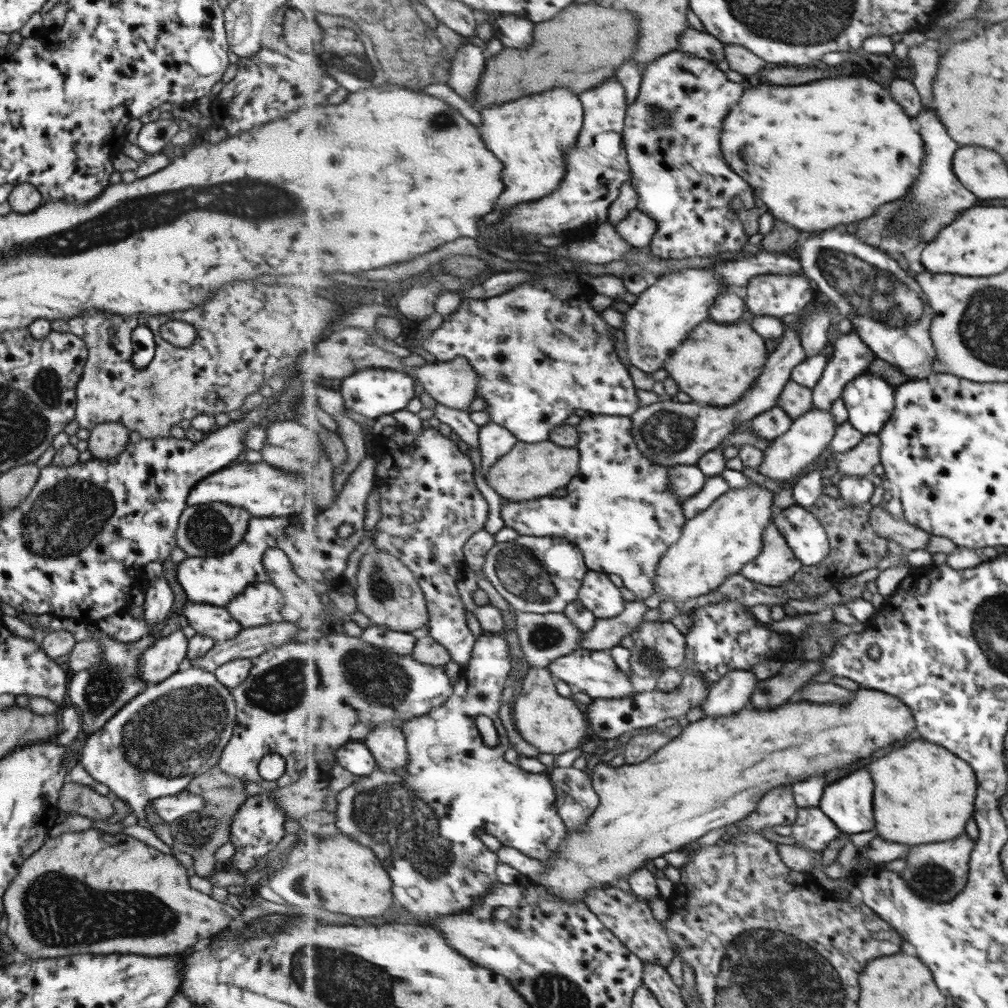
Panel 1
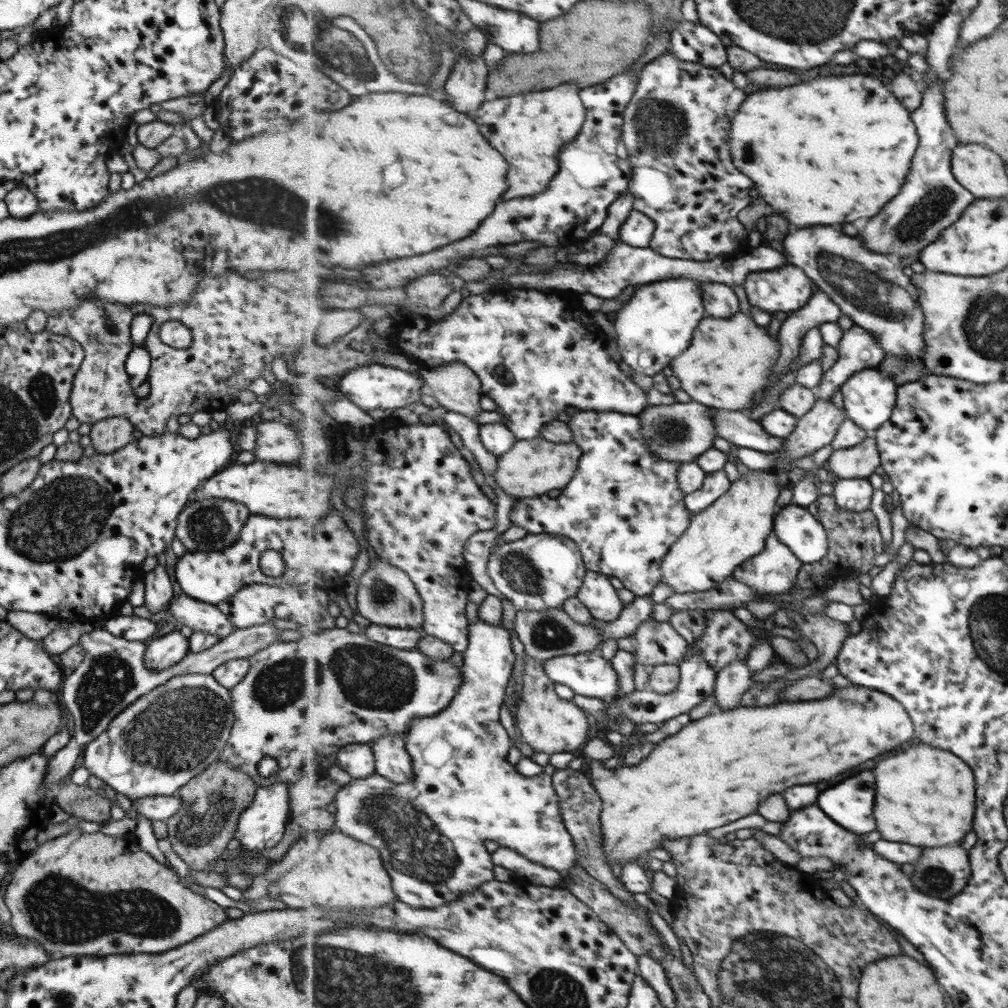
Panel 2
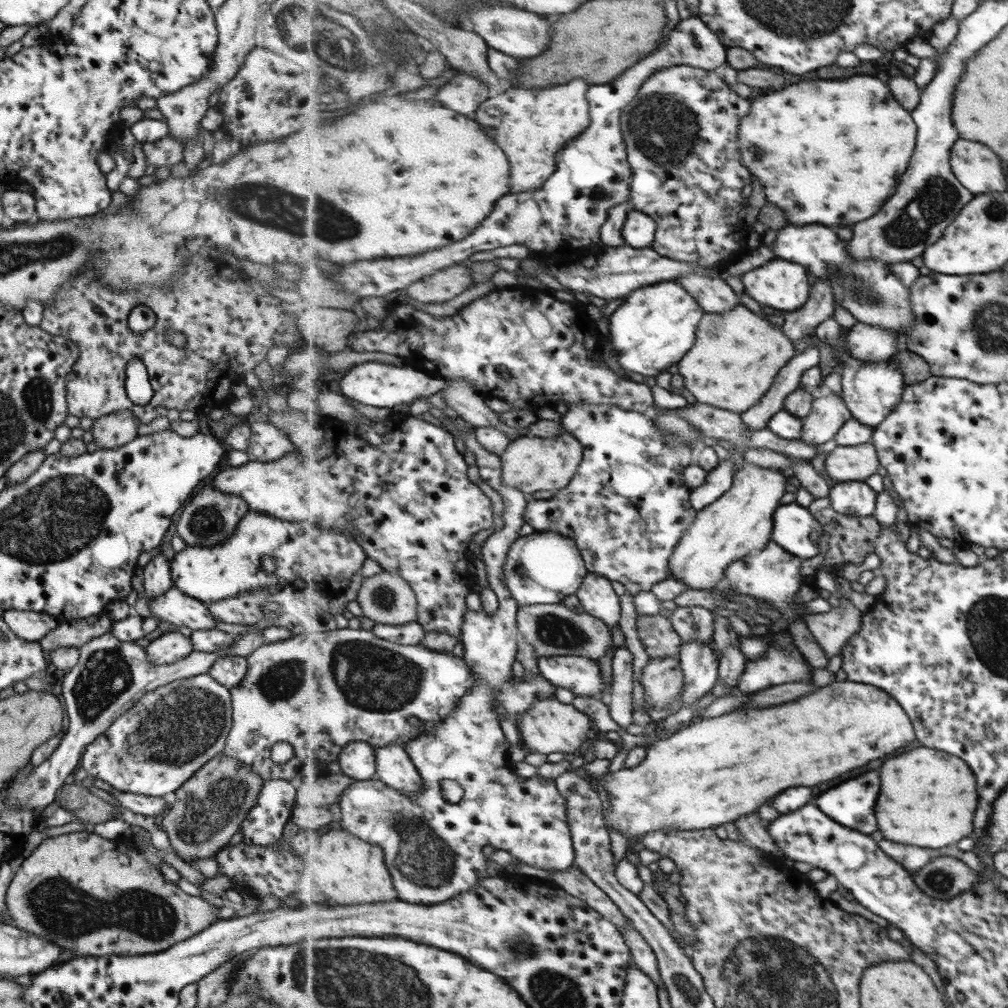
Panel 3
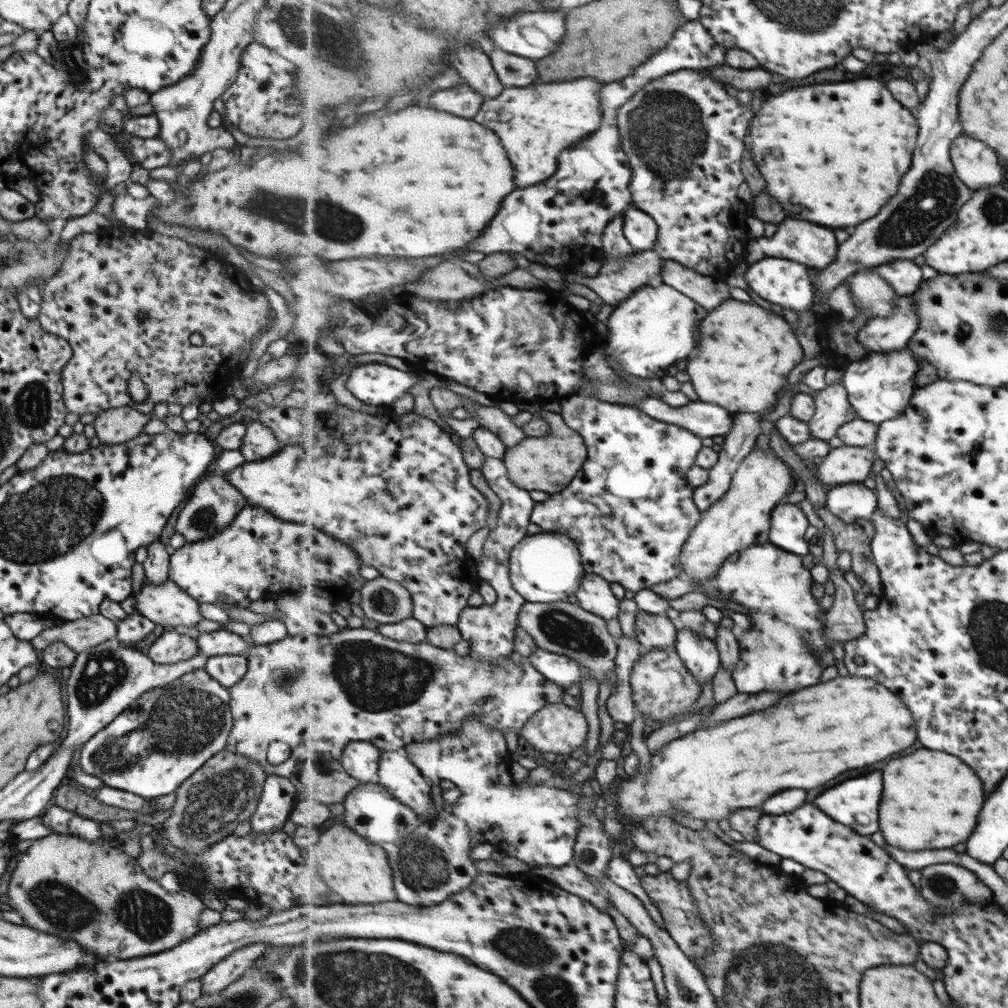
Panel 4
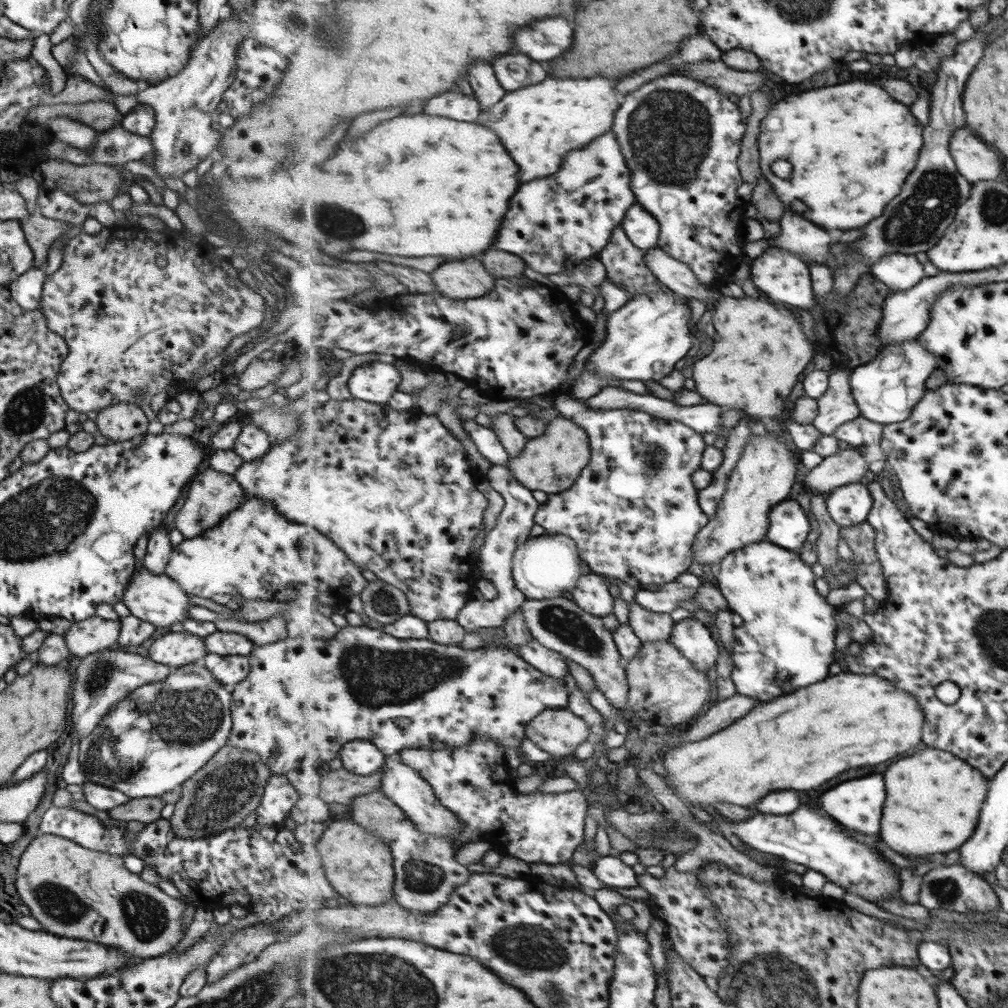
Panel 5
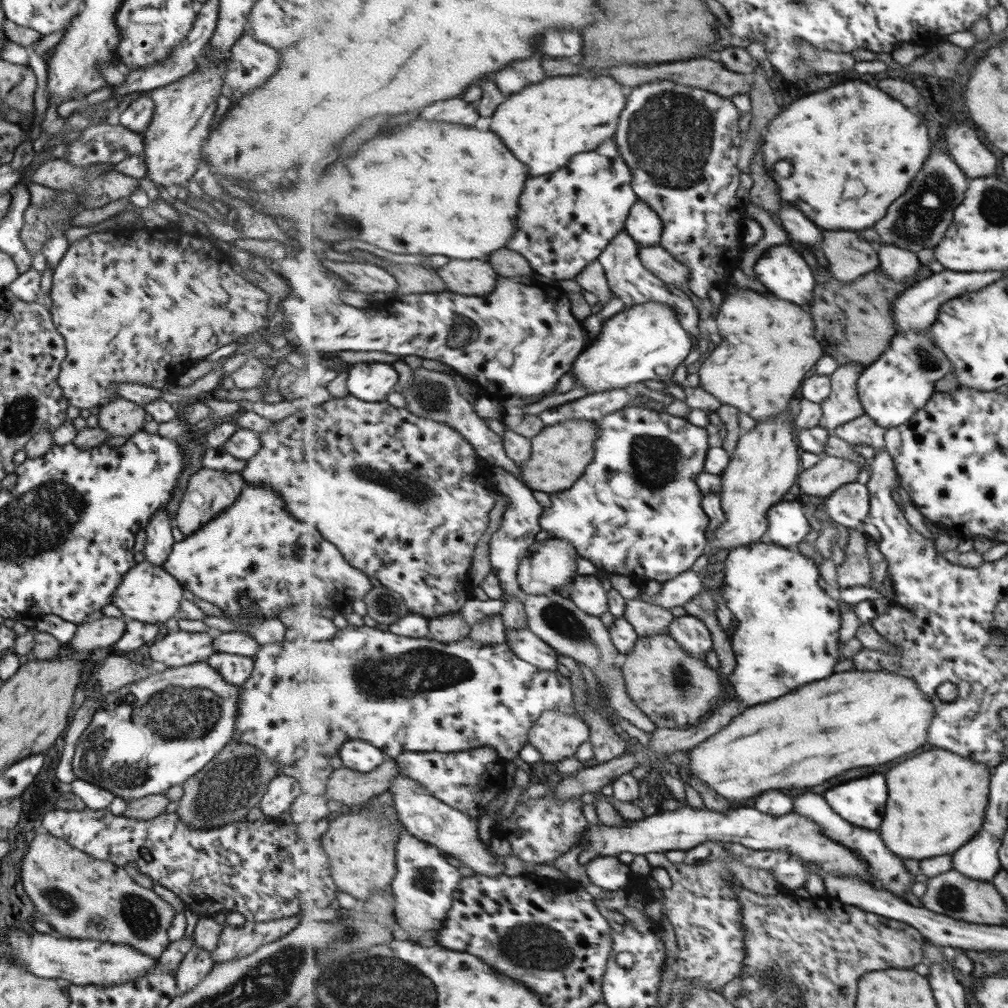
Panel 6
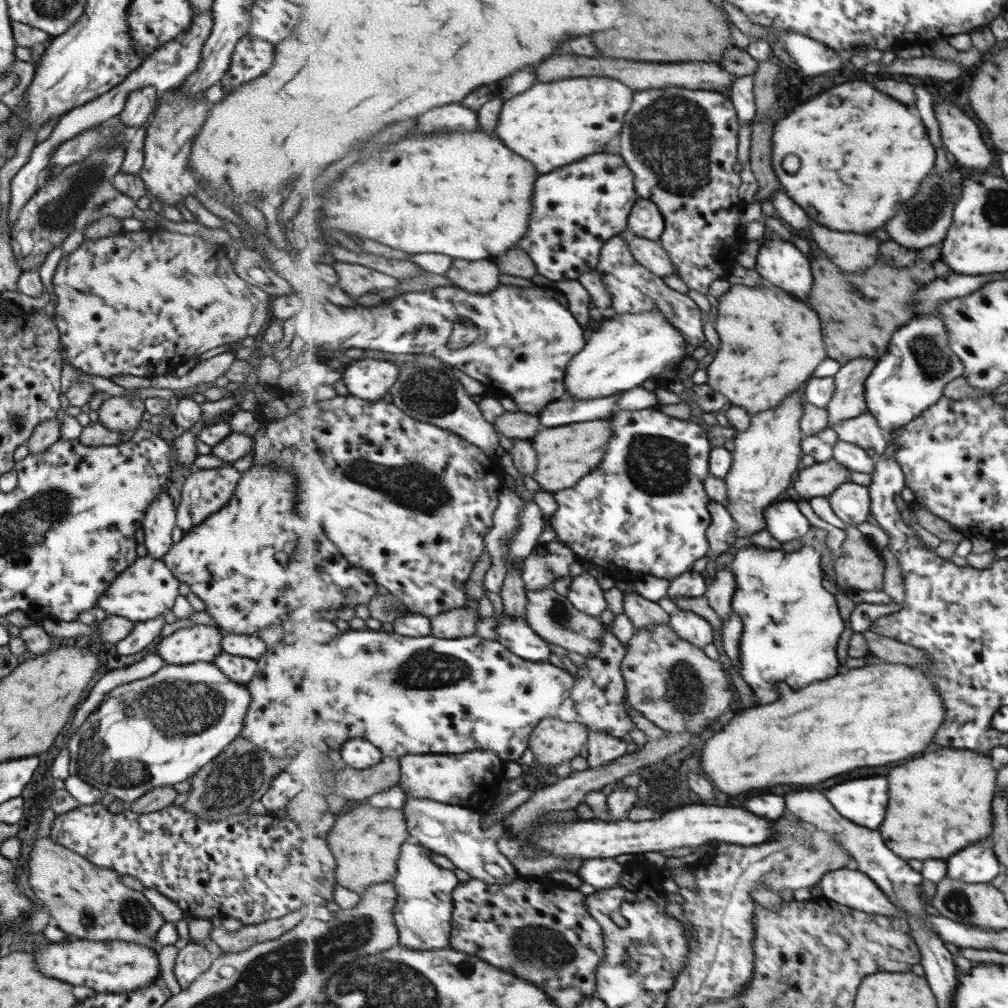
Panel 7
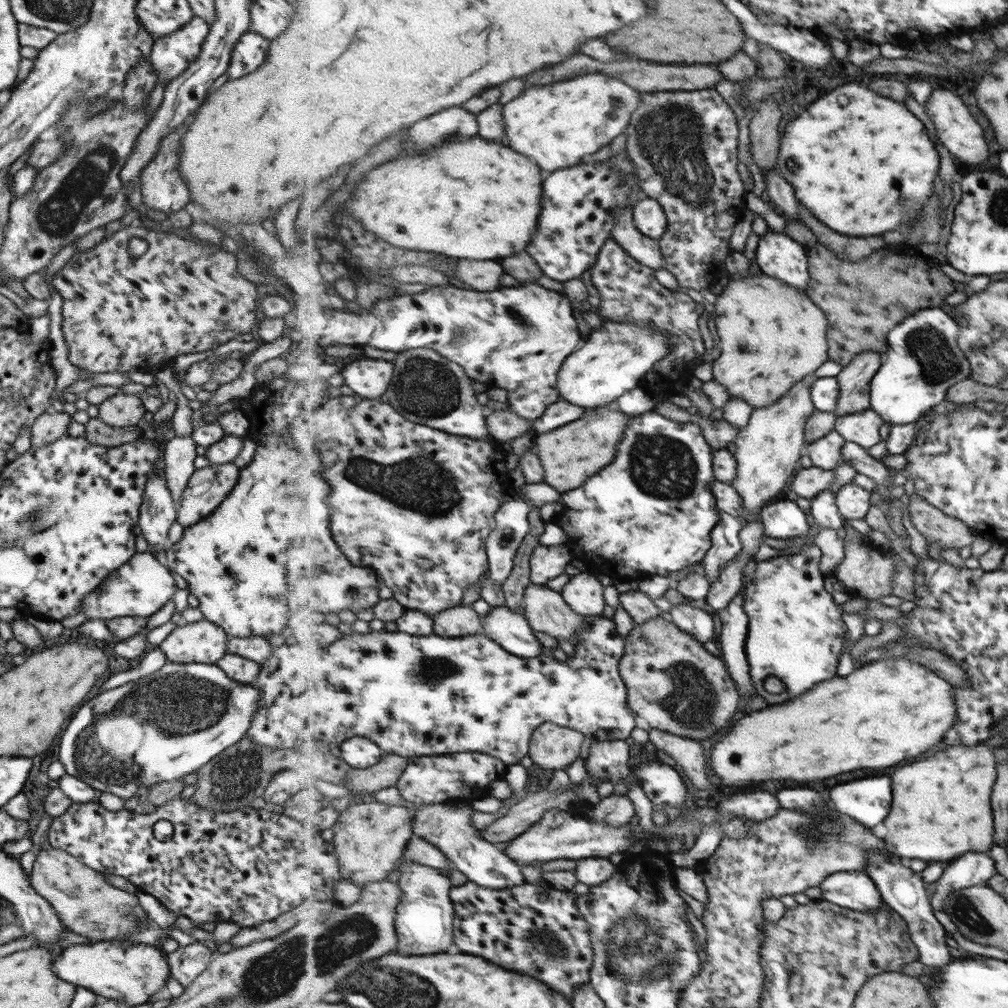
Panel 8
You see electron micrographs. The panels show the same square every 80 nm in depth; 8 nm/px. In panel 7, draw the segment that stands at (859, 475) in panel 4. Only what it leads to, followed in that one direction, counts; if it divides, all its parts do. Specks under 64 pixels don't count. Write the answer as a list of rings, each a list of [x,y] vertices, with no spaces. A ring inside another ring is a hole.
[[[835,458],[827,462],[815,462],[801,469],[794,489],[801,498],[808,501],[815,497],[829,497],[850,481],[851,471],[849,467],[835,461]]]

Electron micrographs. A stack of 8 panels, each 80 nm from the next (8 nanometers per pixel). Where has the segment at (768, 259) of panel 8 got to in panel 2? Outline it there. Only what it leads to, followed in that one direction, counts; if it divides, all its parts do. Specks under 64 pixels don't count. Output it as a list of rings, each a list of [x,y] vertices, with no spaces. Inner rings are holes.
[[[791,263],[773,270],[748,274],[743,287],[751,305],[758,306],[770,313],[779,311],[787,314],[803,308],[816,290],[812,278],[809,278],[809,275],[800,266]]]

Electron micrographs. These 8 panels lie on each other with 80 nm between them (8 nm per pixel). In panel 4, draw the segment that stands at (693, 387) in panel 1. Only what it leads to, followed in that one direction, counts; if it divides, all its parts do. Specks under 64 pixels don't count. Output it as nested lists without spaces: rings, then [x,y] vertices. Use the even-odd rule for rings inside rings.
[[[729,299],[701,321],[700,332],[705,332],[703,344],[699,348],[699,354],[689,362],[689,374],[703,402],[713,402],[729,410],[731,414],[774,410],[778,394],[788,384],[788,378],[796,366],[804,362],[805,352],[795,334],[792,315],[775,307],[772,310],[773,312],[766,310],[756,303]]]

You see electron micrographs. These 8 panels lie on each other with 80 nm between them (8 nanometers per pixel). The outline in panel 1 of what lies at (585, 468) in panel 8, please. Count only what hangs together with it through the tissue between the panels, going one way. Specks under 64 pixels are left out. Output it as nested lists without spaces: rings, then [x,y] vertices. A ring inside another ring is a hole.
[[[552,441],[537,444],[518,442],[513,451],[489,468],[484,477],[503,499],[525,502],[549,497],[555,490],[567,488],[580,473],[580,462],[580,451],[576,447],[558,446]]]

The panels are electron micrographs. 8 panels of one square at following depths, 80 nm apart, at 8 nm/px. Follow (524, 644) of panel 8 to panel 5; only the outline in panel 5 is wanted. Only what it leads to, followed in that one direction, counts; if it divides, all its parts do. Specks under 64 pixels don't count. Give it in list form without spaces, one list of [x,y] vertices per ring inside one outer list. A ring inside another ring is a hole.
[[[535,637],[528,645],[518,647],[520,655],[537,670],[555,678],[565,678],[569,674],[566,656],[543,646]]]

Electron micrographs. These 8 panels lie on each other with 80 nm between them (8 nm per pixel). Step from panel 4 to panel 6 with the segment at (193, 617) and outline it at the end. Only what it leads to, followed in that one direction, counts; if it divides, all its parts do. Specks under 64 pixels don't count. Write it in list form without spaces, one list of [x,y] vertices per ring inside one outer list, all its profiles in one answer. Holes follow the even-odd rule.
[[[143,561],[131,567],[113,591],[110,604],[121,611],[123,618],[144,623],[163,624],[168,618],[179,616],[179,601],[182,599],[182,586],[163,567],[153,566]]]

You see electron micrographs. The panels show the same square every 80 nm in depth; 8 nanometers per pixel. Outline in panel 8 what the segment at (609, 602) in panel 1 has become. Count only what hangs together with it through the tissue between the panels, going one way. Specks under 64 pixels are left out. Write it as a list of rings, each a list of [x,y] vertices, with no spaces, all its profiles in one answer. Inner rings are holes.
[[[583,571],[573,575],[560,593],[577,614],[599,616],[608,605],[603,588],[592,572]]]

